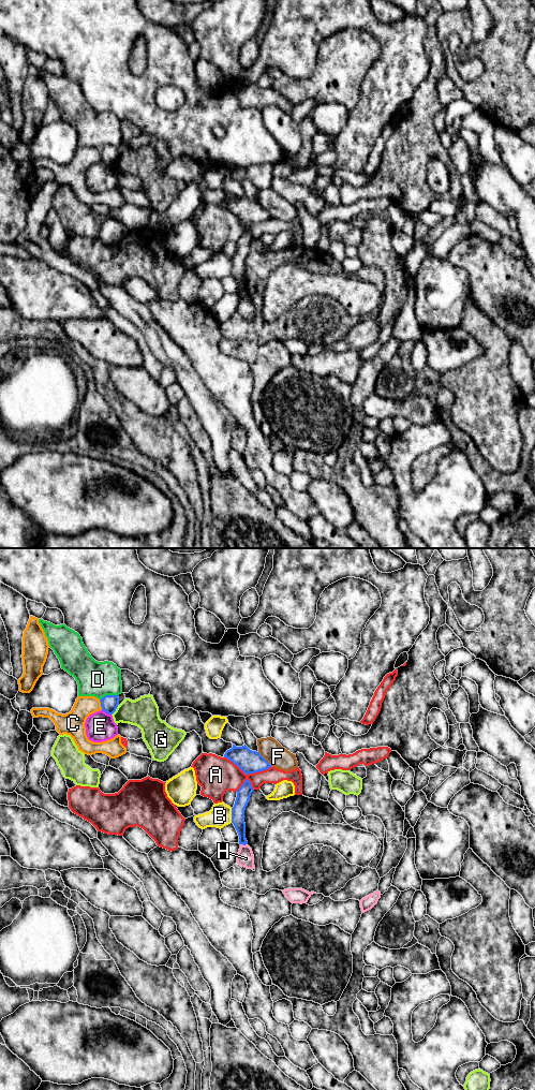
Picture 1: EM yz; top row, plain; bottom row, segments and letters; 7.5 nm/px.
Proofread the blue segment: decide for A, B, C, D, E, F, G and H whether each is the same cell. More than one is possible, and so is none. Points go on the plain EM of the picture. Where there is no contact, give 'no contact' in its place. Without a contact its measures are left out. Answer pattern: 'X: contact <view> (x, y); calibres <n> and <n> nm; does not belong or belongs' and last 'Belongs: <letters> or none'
A: contact yz (248, 224); calibres 170 and 280 nm; does not belong
B: contact yz (232, 266); calibres 100 and 170 nm; does not belong
C: contact yz (101, 156); calibres 130 and 180 nm; does not belong
D: contact yz (108, 146); calibres 130 and 260 nm; does not belong
E: contact yz (106, 163); calibres 130 and 220 nm; does not belong
F: contact yz (264, 209); calibres 170 and 160 nm; does not belong
G: contact yz (116, 159); calibres 130 and 220 nm; does not belong
H: contact yz (243, 295); calibres 100 and 130 nm; does not belong
Belongs: none

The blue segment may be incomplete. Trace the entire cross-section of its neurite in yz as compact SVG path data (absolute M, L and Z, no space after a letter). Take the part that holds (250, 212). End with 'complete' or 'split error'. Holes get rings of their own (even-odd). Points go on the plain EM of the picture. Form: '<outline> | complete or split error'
M246 195L227 201L224 208L237 216L246 225L266 221L271 216L259 205L259 203L250 201Z | complete

